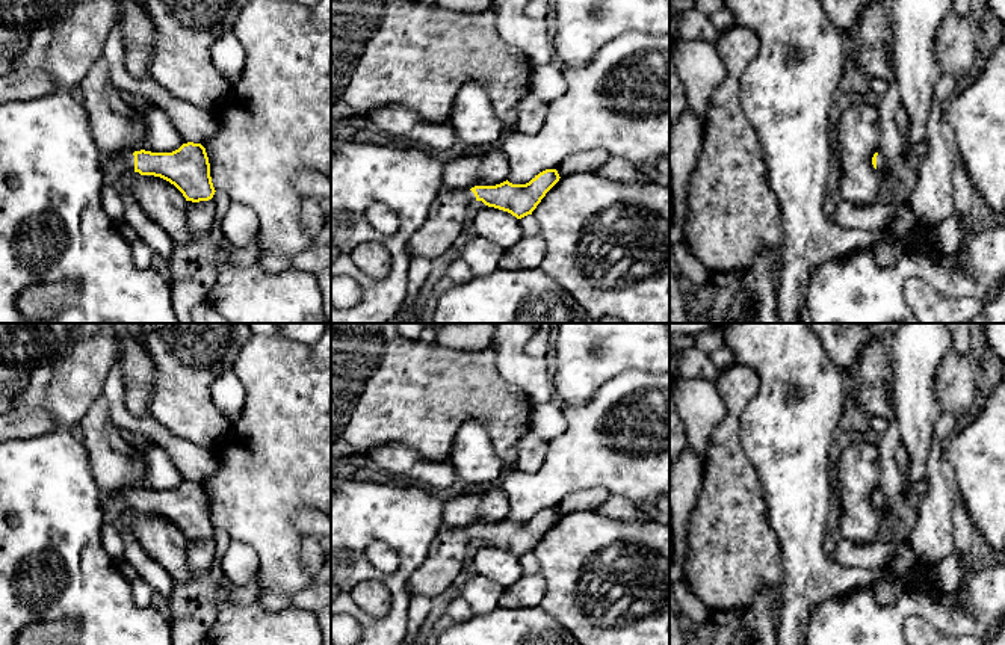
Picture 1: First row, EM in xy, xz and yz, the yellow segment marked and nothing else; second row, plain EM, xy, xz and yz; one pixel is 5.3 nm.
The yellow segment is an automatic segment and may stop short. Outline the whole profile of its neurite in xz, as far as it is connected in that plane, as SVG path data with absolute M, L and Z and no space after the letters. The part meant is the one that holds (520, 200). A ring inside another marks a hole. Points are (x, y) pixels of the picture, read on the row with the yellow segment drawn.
M546 169L526 184L508 180L496 186L475 186L462 190L441 190L431 205L429 216L411 236L407 254L411 258L434 258L444 254L465 227L465 213L472 201L482 201L521 219L537 208L546 193L559 181L556 169Z

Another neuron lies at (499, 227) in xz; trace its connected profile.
M488 205L476 213L472 231L503 249L514 246L524 236L515 216Z

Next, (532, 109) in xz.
M532 91L527 92L517 106L518 119L515 122L515 130L526 134L537 133L544 122L547 106L549 104L537 94Z

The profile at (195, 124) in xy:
M115 24L104 44L103 59L110 73L112 83L127 97L147 100L162 109L178 130L183 144L204 144L219 130L216 109L195 107L178 100L162 88L153 77L135 79L125 68L125 48L121 32Z

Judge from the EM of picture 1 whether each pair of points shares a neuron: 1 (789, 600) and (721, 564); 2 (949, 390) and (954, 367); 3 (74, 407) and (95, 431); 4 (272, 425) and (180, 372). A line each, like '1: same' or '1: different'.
1: different
2: same
3: different
4: different

